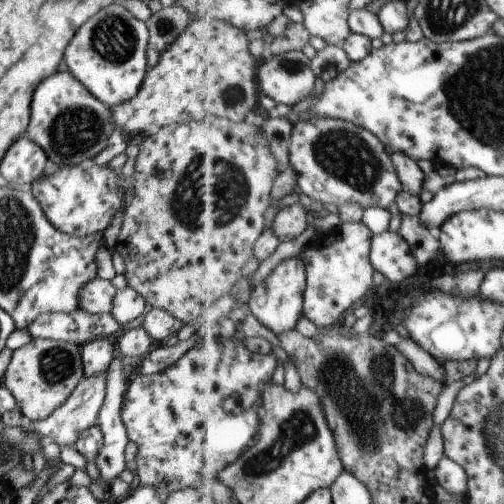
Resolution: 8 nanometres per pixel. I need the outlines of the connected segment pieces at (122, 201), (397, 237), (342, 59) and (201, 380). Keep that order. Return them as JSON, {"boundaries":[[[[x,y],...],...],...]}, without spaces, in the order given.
{"boundaries":[[[[88,163],[60,166],[52,174],[31,184],[31,191],[48,221],[63,234],[87,240],[100,235],[112,224],[116,212],[126,207],[126,195],[133,192],[132,177],[125,178],[122,170]]],[[[400,232],[374,235],[372,262],[378,272],[394,282],[416,275],[420,267],[412,245]]],[[[328,45],[313,58],[314,72],[326,83],[332,82],[340,74],[348,72],[352,63],[344,46],[340,45]]],[[[203,334],[196,345],[192,346],[181,359],[178,359],[172,366],[167,366],[162,372],[152,376],[140,376],[135,372],[128,380],[127,390],[123,399],[121,418],[126,428],[129,440],[136,443],[139,451],[136,455],[137,477],[136,485],[152,486],[158,496],[164,502],[173,492],[183,488],[195,488],[212,486],[217,483],[220,473],[238,462],[253,446],[256,446],[262,430],[262,418],[260,407],[264,404],[263,390],[272,384],[274,372],[278,370],[278,359],[275,354],[252,353],[243,344],[237,334]]]]}

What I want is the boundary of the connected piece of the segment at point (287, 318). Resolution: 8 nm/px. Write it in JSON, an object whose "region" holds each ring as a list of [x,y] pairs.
{"region":[[[290,257],[282,261],[272,272],[271,275],[255,286],[254,294],[250,306],[246,309],[253,312],[262,324],[265,324],[278,336],[284,332],[298,330],[300,320],[306,317],[304,314],[305,300],[308,288],[308,271],[306,262],[300,258]]]}

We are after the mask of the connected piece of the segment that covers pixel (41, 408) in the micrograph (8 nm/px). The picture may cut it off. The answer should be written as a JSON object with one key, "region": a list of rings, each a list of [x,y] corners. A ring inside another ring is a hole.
{"region":[[[34,338],[13,351],[4,384],[26,420],[45,420],[72,395],[84,376],[81,350],[79,345],[67,341]]]}

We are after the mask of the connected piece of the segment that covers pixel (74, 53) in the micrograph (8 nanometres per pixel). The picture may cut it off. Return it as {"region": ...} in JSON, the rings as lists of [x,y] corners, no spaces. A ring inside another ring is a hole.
{"region":[[[114,2],[94,14],[72,38],[64,60],[72,76],[107,107],[128,102],[136,96],[146,78],[149,31],[121,2]]]}

